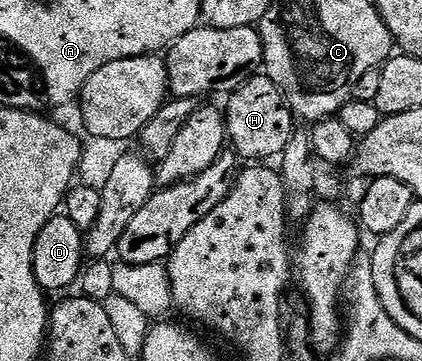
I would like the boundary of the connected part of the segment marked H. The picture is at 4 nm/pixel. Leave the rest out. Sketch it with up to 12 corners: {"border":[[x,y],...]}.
{"border":[[267,76],[226,101],[227,141],[241,159],[289,149],[294,115]]}

